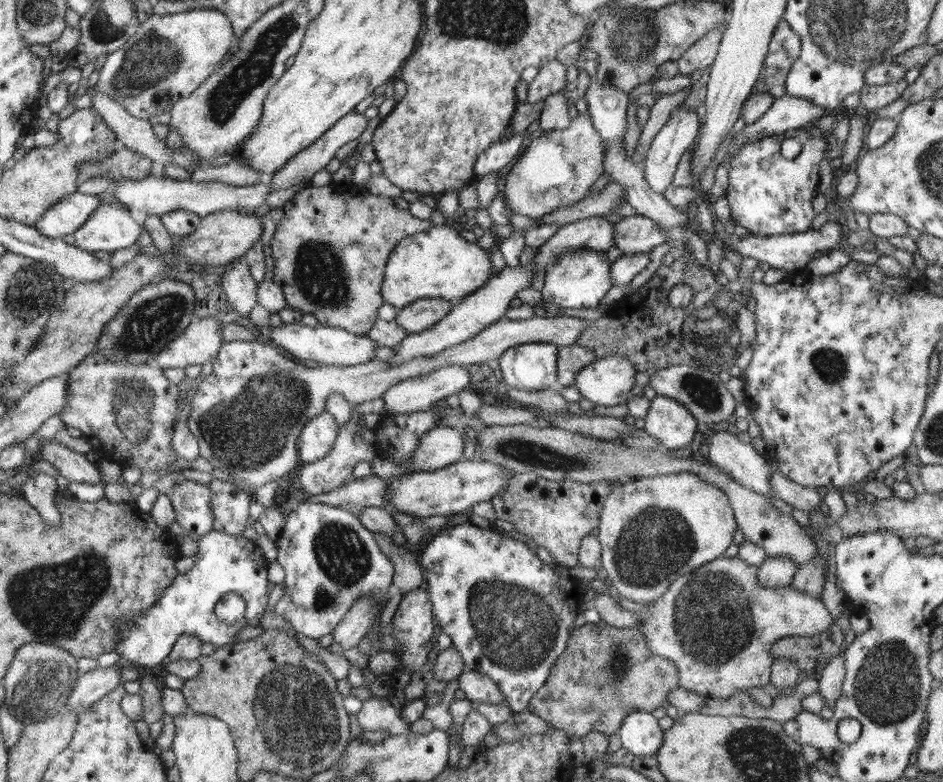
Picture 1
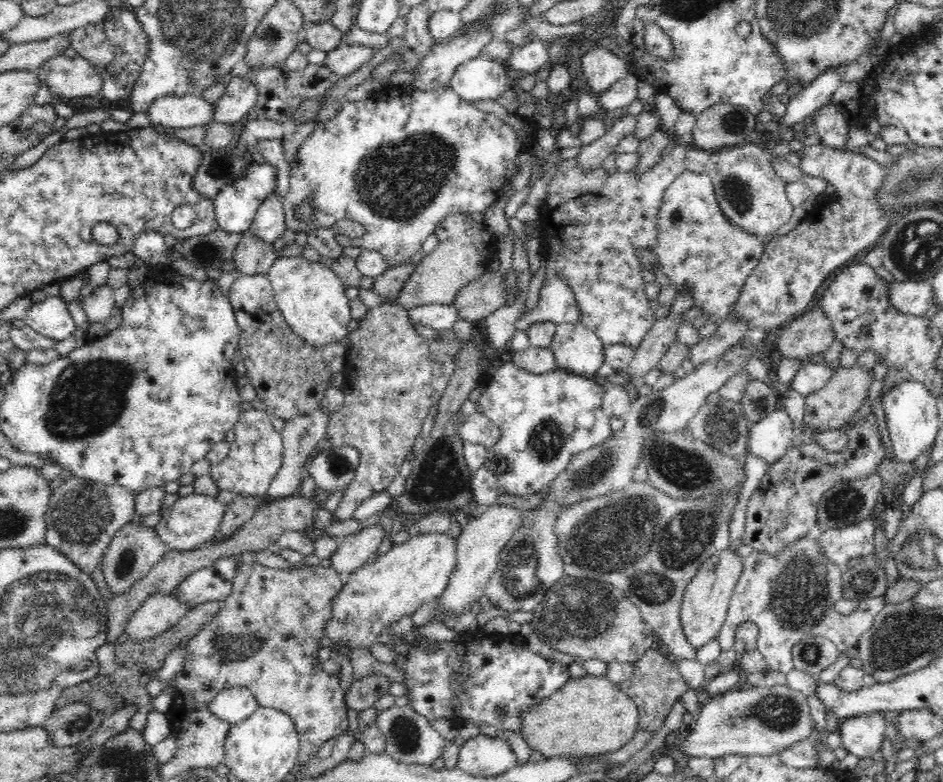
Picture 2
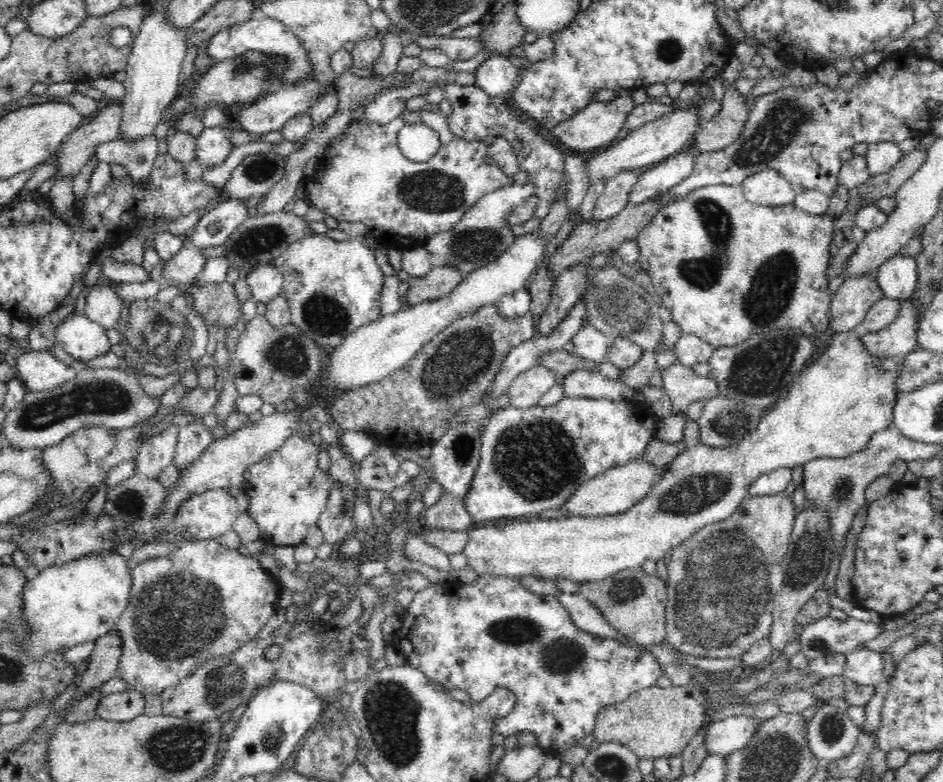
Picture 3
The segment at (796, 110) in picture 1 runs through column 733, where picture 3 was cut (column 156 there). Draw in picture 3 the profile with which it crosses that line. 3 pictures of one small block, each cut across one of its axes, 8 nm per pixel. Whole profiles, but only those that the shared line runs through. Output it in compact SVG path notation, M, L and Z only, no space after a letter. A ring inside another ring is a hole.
M152 135L138 142L127 142L118 136L116 140L99 144L95 155L99 162L126 167L134 182L144 182L150 178L154 162L159 158L158 138Z

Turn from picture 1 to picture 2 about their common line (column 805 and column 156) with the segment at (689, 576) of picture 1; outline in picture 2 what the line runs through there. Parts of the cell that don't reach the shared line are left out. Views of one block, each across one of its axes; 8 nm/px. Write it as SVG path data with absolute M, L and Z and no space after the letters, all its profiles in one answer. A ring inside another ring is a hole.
M174 592L150 595L132 614L124 632L134 642L155 638L172 628L191 607L180 603Z

